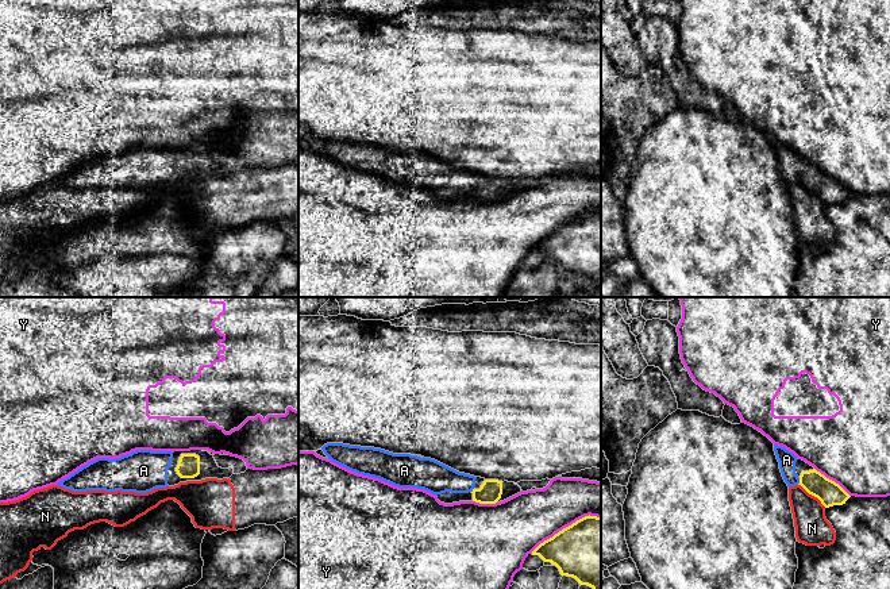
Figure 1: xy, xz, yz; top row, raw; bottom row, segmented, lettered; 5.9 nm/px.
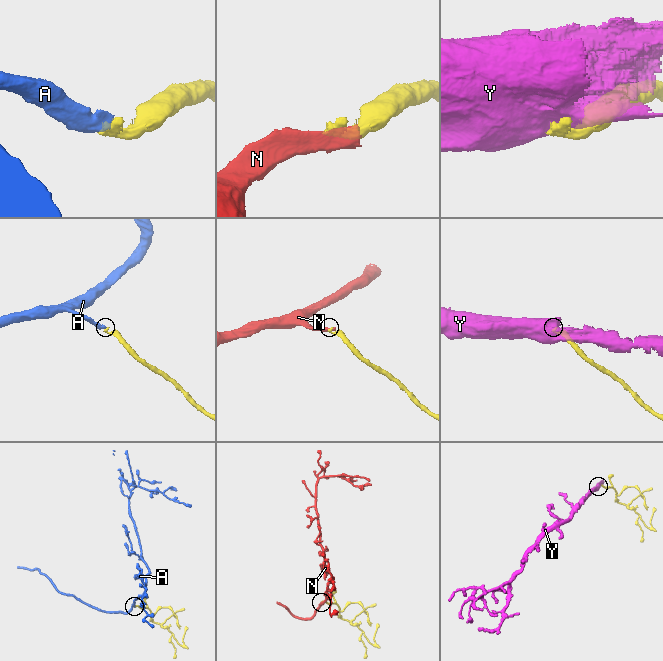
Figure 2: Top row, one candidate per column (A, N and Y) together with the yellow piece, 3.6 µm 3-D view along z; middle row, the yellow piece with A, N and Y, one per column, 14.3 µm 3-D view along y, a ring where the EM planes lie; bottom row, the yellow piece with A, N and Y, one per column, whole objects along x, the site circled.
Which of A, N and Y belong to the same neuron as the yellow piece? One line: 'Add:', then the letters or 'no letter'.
Add: A

